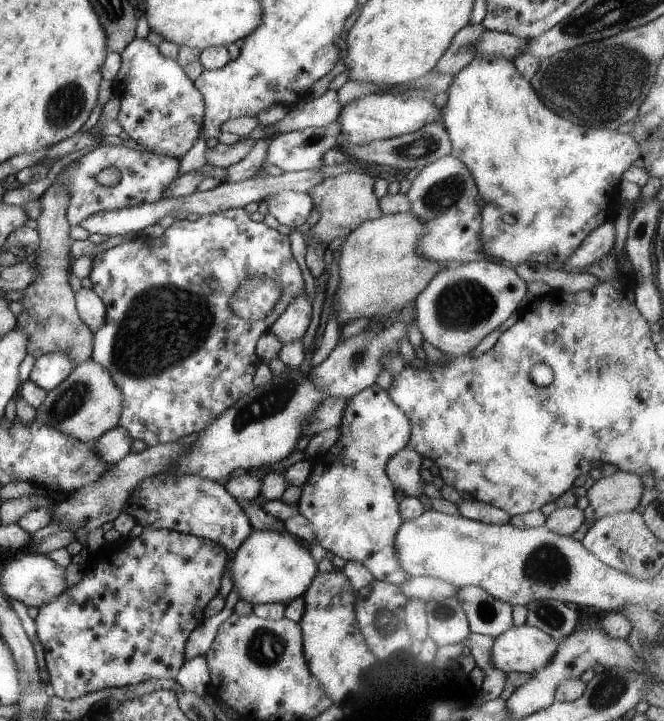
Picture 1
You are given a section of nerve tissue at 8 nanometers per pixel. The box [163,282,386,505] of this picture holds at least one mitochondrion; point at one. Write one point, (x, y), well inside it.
(271, 401)

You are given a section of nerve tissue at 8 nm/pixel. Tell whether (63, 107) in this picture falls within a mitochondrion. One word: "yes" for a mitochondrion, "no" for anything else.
yes

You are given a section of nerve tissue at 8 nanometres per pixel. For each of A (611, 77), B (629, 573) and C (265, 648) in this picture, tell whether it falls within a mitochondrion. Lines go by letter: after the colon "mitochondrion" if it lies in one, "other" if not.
A: mitochondrion
B: other
C: mitochondrion

